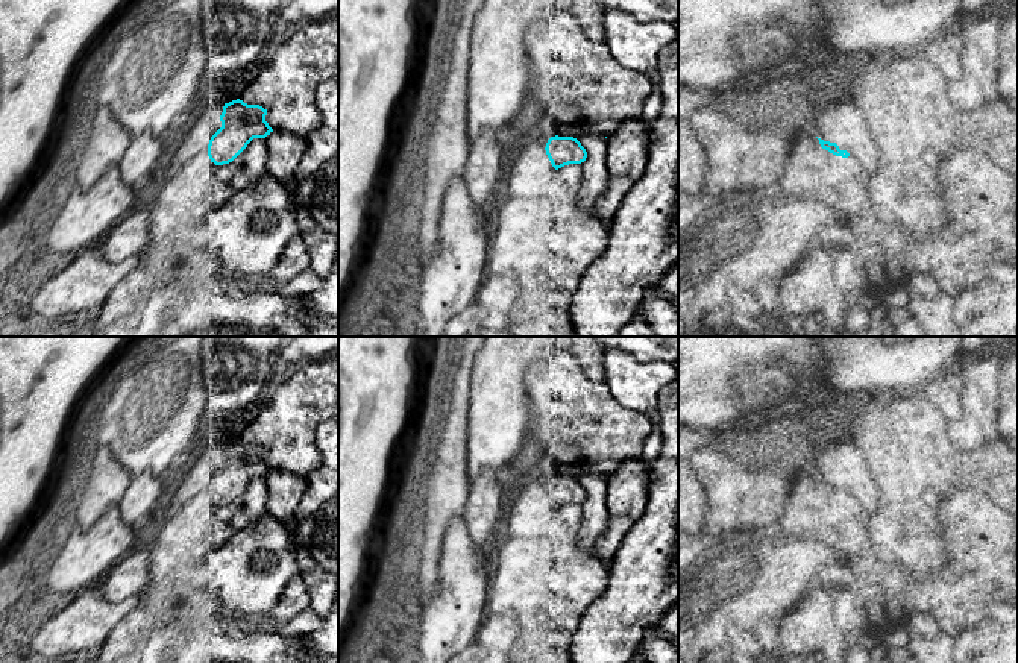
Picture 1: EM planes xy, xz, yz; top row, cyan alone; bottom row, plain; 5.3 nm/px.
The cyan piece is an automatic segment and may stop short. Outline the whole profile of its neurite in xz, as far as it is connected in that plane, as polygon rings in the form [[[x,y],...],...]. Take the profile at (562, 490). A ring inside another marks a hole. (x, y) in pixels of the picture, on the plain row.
[[[551,476],[545,489],[533,484],[513,504],[508,533],[511,537],[542,537],[558,508],[581,504],[586,498],[586,489],[573,476]]]

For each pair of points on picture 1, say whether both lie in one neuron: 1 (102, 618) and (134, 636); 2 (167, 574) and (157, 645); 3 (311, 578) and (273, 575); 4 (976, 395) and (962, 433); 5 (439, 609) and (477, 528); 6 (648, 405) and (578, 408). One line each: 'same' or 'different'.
1: different
2: different
3: different
4: same
5: different
6: different

